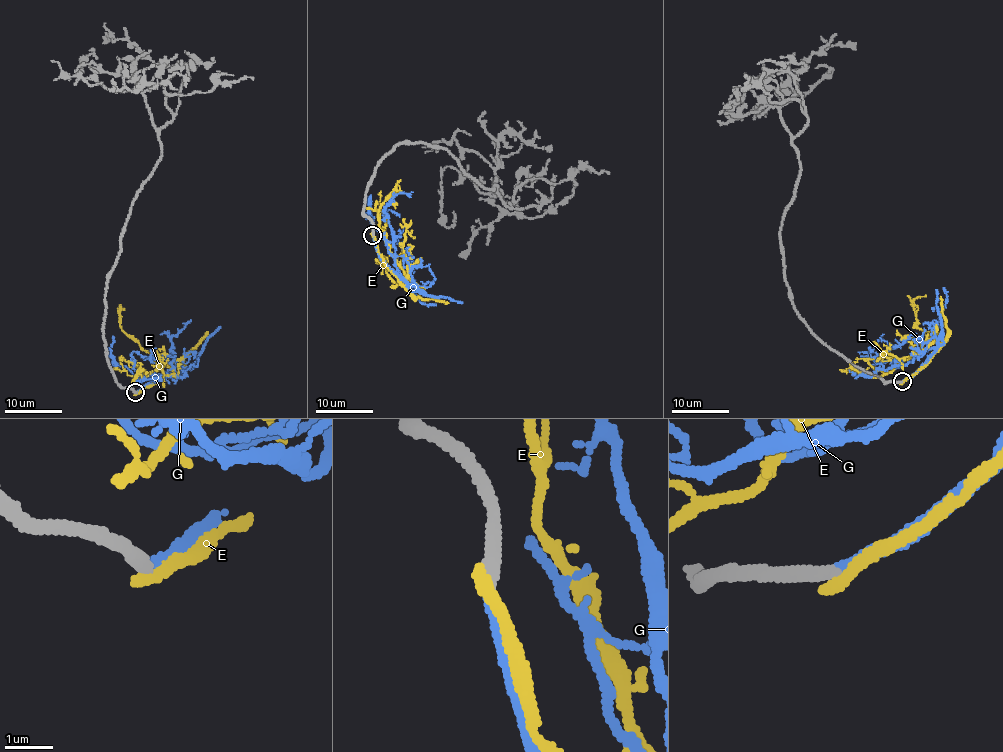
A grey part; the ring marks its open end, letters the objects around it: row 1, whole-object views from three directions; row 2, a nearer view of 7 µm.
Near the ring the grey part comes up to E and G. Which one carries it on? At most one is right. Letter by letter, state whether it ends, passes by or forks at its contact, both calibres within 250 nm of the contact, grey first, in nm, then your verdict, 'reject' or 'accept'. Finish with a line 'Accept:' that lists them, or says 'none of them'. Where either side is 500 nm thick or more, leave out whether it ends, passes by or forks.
E: it ends | 320/280 nm | reject
G: it ends | 300/240 nm | accept
Accept: G

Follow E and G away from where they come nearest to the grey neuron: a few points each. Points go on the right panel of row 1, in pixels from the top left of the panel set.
E: (900, 382), (927, 365), (938, 341), (925, 339), (880, 376), (839, 369)
G: (900, 381), (919, 371), (934, 350), (929, 347), (894, 367), (889, 360), (875, 361), (868, 353), (883, 334)

